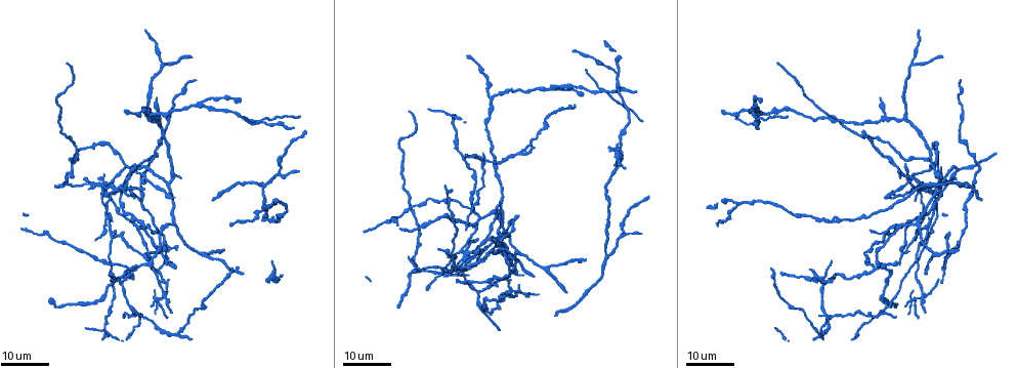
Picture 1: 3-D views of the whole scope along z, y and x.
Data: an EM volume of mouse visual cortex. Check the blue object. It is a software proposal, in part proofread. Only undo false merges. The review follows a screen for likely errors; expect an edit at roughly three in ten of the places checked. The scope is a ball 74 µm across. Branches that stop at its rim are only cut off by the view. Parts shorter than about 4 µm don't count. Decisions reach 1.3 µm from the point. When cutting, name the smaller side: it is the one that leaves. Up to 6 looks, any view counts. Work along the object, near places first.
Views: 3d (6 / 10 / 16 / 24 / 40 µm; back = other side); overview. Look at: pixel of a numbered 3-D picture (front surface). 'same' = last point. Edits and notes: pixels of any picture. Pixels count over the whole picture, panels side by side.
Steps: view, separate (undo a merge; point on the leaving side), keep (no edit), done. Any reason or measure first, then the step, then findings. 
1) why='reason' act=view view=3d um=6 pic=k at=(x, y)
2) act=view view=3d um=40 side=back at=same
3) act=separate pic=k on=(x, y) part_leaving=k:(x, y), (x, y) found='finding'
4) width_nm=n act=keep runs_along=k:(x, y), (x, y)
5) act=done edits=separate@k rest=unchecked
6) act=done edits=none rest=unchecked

act=view view=3d um=24 pic=1 at=(504, 236)

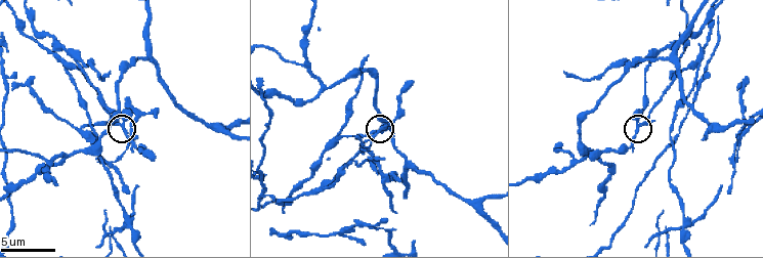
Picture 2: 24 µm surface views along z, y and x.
act=view view=3d um=6 pic=2 at=(122, 124)

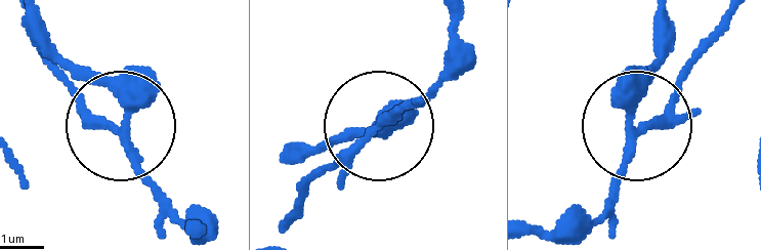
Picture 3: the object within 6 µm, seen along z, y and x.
width_nm=220 act=separate pic=3 on=(340, 178) part_leaving=3:(367, 134), (290, 212) found='a second neuron is stuck on'

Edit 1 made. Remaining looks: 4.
why='four or more arms meet' act=view view=3d um=16 pic=1 at=(827, 315)

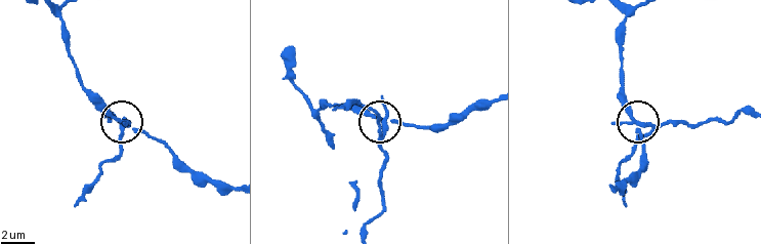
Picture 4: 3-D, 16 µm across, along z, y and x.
why='zoom in' act=view view=3d um=10 pic=4 at=(384, 126)

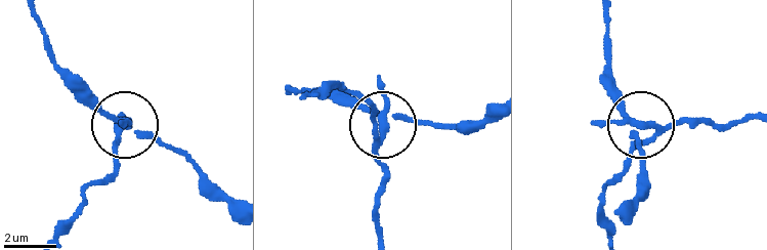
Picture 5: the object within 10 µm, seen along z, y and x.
act=separate pic=5 on=(117, 161) part_leaving=5:(380, 118), (380, 235) found='two neurons meet here'

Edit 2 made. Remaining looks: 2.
act=done edits=separate@3,separate@5 rest=unchecked

